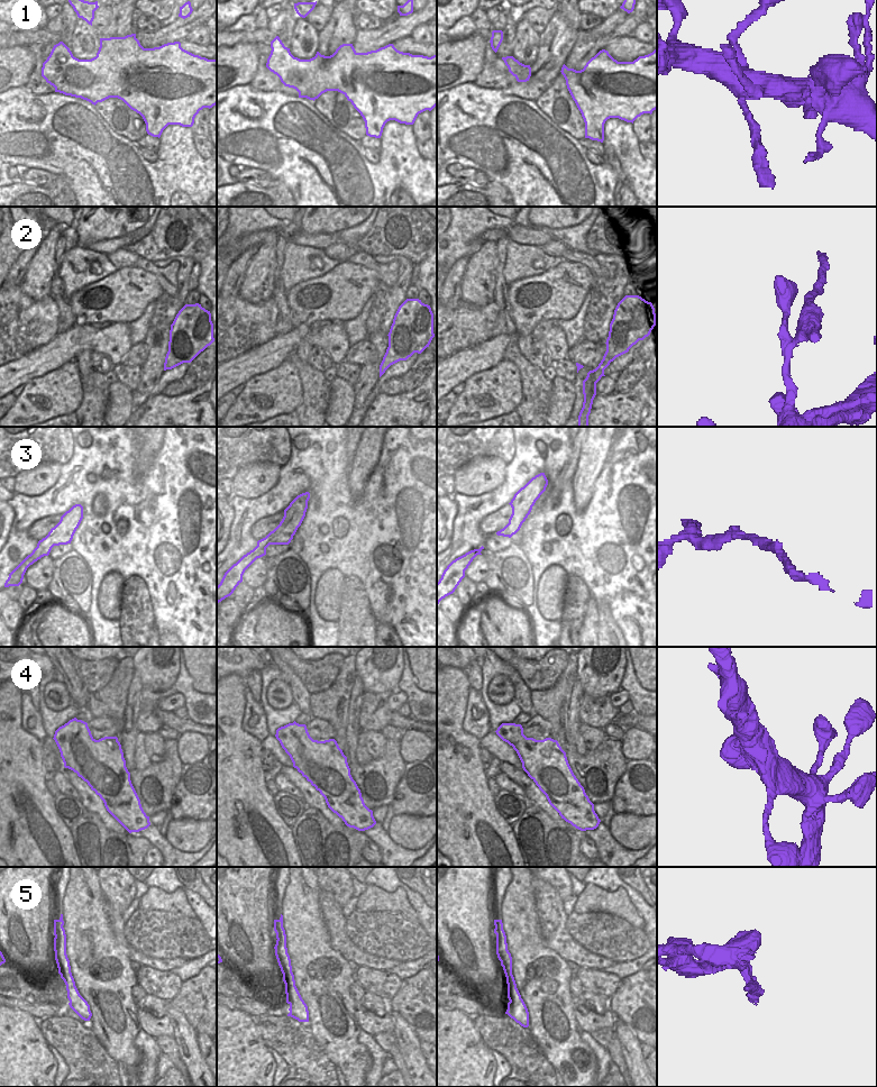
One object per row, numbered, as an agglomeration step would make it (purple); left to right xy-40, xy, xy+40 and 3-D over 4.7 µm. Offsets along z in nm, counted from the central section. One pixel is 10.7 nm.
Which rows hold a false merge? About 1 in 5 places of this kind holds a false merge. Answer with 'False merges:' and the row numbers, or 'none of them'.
False merges: 2

